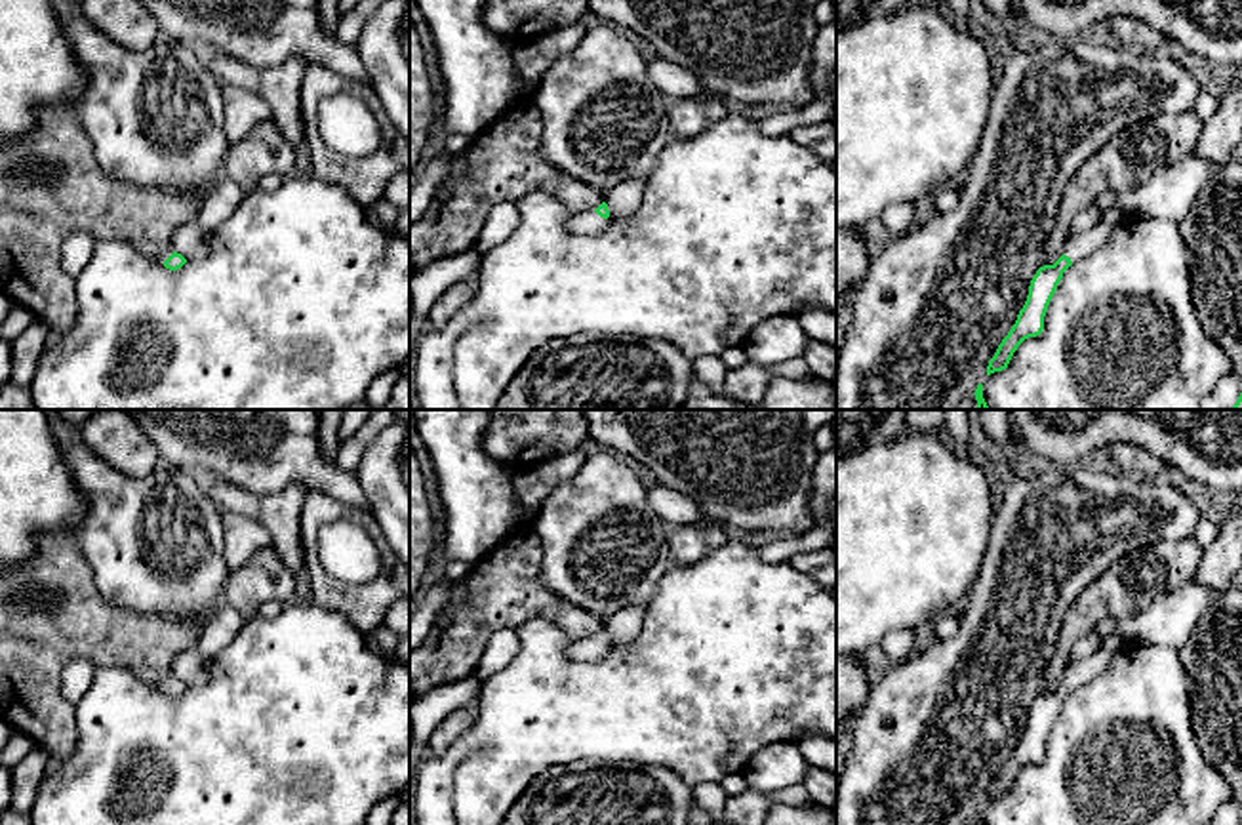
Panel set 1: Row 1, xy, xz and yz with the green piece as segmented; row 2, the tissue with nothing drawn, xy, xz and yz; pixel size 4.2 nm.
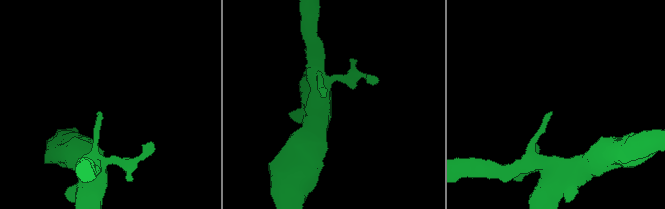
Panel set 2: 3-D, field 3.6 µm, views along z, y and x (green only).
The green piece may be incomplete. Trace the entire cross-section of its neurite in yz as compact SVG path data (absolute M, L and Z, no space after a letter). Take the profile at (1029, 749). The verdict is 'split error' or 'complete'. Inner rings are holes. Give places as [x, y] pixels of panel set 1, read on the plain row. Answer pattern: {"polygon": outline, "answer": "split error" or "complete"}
{"polygon": "M1116 633L1103 634L1099 648L1092 655L1065 669L1063 682L1053 692L1044 692L1036 697L1029 713L1027 728L1019 737L1015 751L998 772L994 783L989 787L987 802L1006 796L1017 774L1025 766L1042 760L1048 732L1063 705L1063 699L1072 690L1084 686L1088 680L1099 674L1116 657L1124 644L1126 642Z", "answer": "split error"}

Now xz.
{"polygon": "M602 629L596 636L573 638L568 646L568 655L570 659L600 659L608 644L608 631Z", "answer": "split error"}

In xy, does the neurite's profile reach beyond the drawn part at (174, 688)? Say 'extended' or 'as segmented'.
extended

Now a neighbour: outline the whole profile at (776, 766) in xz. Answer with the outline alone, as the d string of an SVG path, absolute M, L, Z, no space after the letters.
M771 743L749 760L743 774L749 789L770 796L779 789L802 785L808 768L794 743Z

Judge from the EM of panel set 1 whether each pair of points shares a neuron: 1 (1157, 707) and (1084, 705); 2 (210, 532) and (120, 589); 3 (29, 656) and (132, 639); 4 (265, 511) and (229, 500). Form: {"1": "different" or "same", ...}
{"1": "same", "2": "same", "3": "same", "4": "same"}

